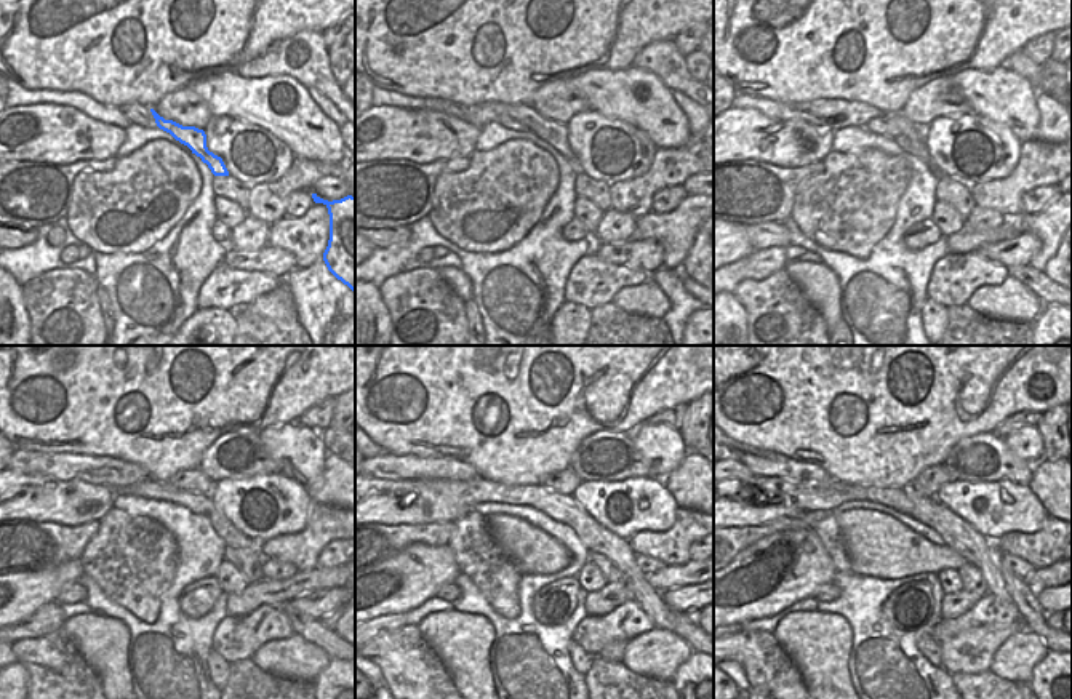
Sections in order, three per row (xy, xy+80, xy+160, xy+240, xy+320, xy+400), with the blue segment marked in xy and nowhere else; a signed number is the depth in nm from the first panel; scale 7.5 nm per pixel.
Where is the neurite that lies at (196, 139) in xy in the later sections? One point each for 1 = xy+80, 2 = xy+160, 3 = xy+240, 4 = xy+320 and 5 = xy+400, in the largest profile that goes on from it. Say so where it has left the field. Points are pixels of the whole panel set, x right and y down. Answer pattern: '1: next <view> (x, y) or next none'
1: next xy+80 (479, 115)
2: next xy+160 (834, 114)
3: next xy+240 (114, 472)
4: next xy+320 (389, 466)
5: next xy+400 (746, 474)

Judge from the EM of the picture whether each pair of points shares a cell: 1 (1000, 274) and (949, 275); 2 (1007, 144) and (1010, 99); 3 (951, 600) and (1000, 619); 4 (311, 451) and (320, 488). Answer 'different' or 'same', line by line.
1: same
2: different
3: different
4: different

